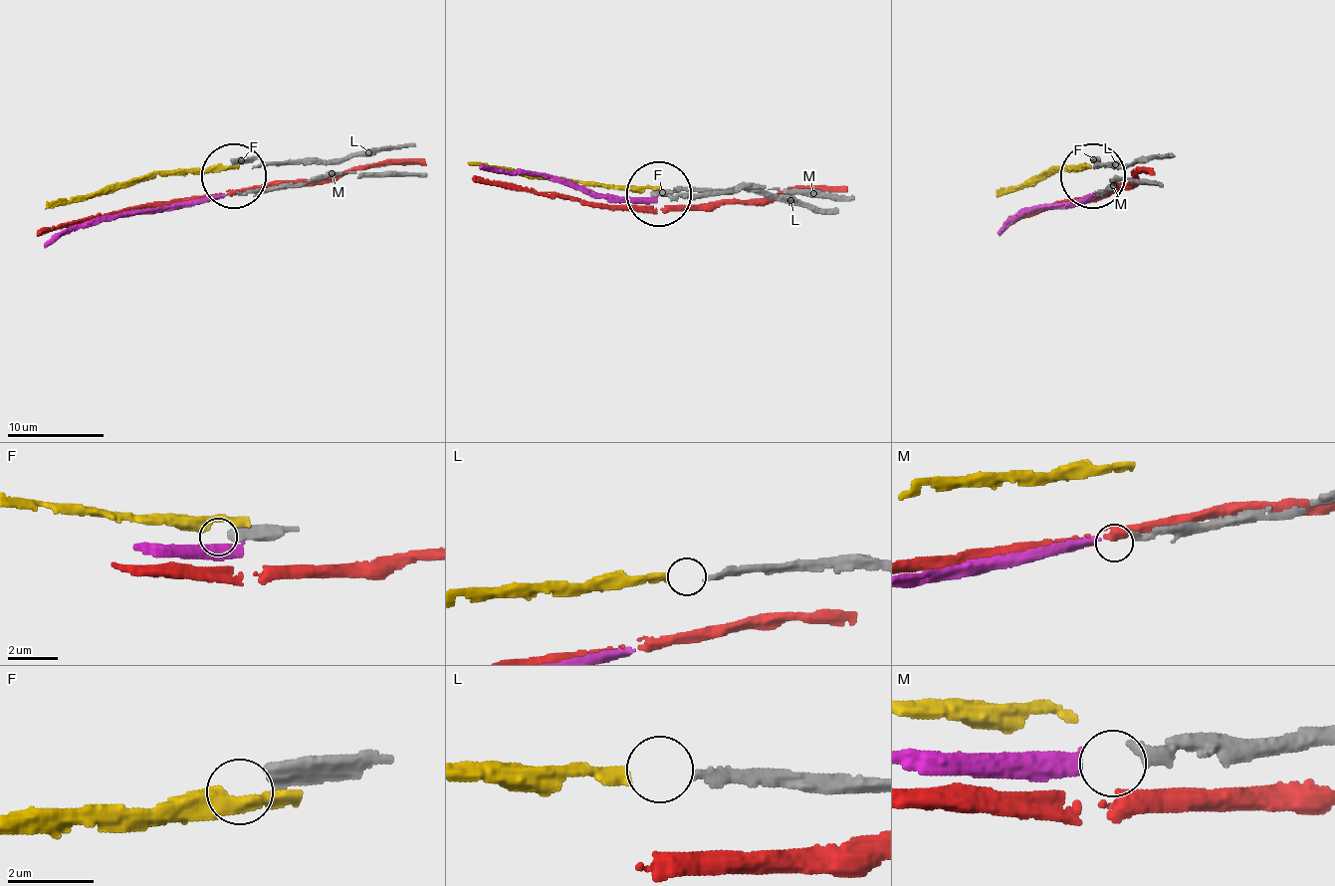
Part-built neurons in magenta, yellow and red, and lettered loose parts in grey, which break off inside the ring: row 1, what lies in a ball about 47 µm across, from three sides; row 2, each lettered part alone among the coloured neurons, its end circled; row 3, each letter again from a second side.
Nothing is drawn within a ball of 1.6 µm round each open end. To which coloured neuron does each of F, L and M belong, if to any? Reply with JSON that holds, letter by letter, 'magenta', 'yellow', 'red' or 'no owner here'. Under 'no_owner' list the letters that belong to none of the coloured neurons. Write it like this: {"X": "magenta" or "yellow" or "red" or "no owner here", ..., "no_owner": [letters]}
{"F": "no owner here", "L": "yellow", "M": "magenta", "no_owner": ["F"]}

